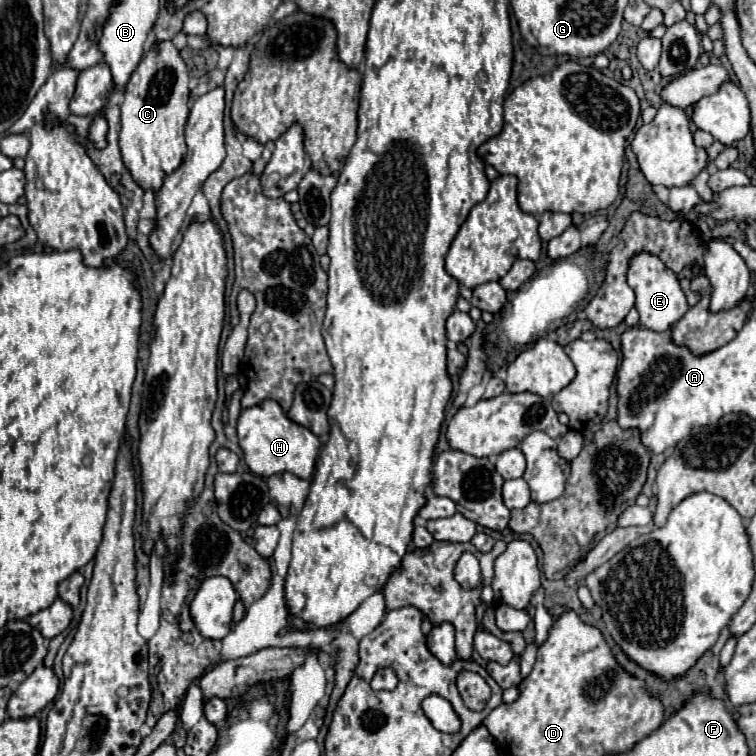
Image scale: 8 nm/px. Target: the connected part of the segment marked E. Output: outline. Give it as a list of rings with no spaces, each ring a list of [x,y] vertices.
[[[641,251],[639,255],[631,257],[629,269],[627,269],[627,283],[629,287],[635,291],[635,307],[641,315],[641,325],[653,331],[667,331],[669,327],[673,327],[689,309],[685,293],[679,287],[679,279],[677,275],[657,257],[651,255],[647,251]]]

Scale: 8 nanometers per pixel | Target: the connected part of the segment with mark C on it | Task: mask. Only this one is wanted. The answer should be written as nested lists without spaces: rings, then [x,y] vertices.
[[[171,41],[159,43],[159,51],[147,51],[133,71],[121,105],[119,147],[133,179],[143,189],[157,191],[167,173],[185,159],[185,123],[189,117],[189,71]]]

